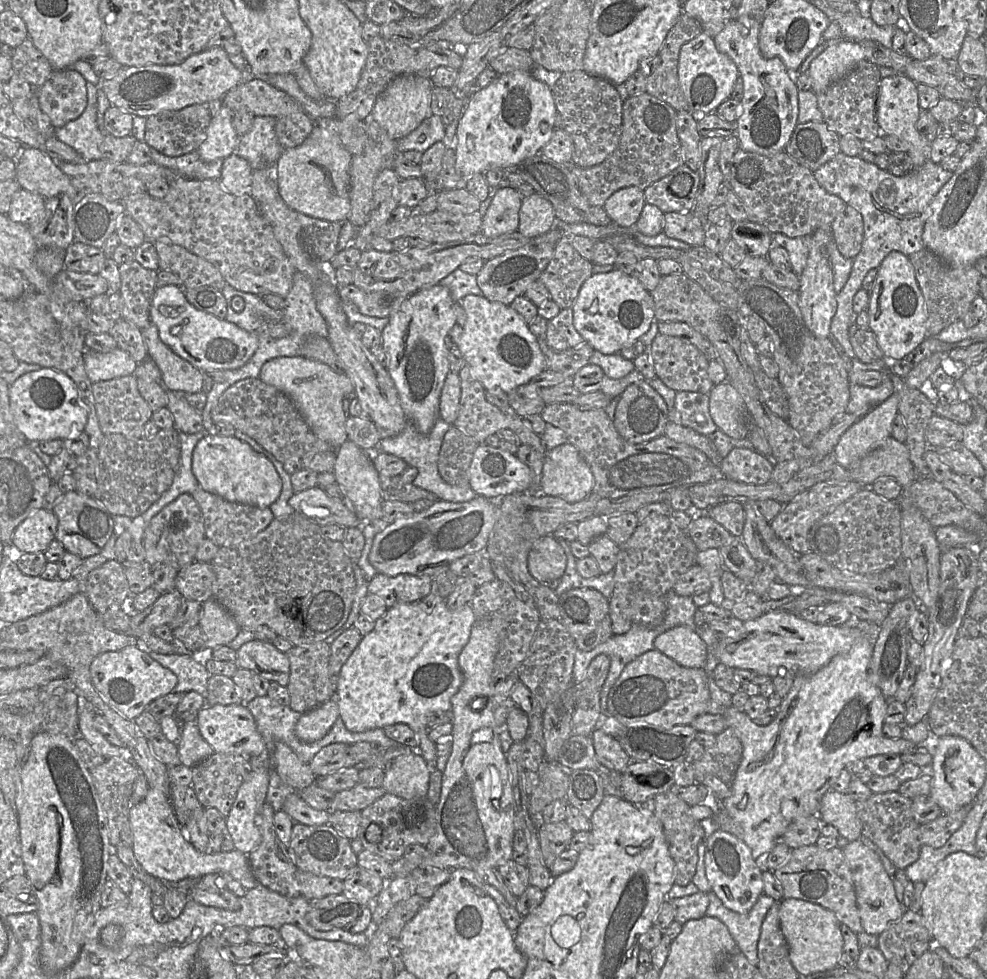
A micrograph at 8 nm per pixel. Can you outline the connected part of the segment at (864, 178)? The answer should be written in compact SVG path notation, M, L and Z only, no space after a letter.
M840 151L831 160L816 169L813 174L817 182L828 193L841 198L847 205L855 208L863 218L864 238L862 247L853 259L844 257L839 252L833 239L826 245L826 255L833 270L834 290L837 293L837 310L831 320L830 326L831 336L841 344L847 357L853 359L856 356L849 338L849 328L855 322L853 297L862 288L862 282L867 273L871 269L878 269L884 258L891 251L899 251L909 256L925 249L922 234L924 224L929 216L930 204L939 190L953 176L953 172L945 170L940 164L936 164L928 159L922 166L914 168L902 177L897 177L886 170L880 169L874 163L864 161L859 156L850 157Z

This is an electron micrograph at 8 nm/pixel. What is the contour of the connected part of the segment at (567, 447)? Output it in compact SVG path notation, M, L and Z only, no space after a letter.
M570 443L547 450L539 493L578 502L593 489L593 475L579 451Z

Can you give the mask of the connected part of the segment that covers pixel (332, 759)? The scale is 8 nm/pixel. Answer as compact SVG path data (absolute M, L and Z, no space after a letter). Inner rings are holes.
M332 743L323 747L309 765L314 775L319 778L341 769L354 767L356 763L350 755L350 745Z

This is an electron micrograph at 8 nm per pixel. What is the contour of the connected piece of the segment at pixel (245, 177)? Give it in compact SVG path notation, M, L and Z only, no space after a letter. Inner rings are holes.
M236 153L222 160L219 182L229 193L233 195L249 193L252 179L253 170L250 164Z

